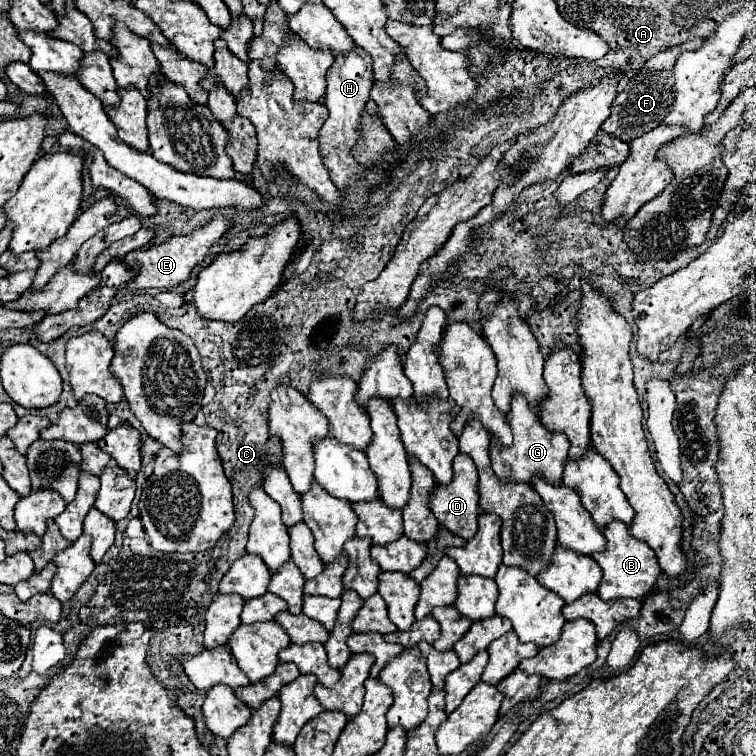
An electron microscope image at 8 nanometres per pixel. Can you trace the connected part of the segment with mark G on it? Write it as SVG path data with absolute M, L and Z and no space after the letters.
M514 392L510 406L512 406L510 426L512 426L512 436L514 436L512 446L498 448L498 438L490 436L490 456L492 456L492 468L494 468L496 476L506 482L522 480L522 482L530 484L530 480L536 474L542 474L550 484L560 484L564 462L568 458L568 448L570 448L566 434L546 430L538 418L536 410L526 402L526 398L522 394Z

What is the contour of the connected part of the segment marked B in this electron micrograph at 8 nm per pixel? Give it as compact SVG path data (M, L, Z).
M610 522L604 528L604 536L606 536L606 550L604 552L596 552L592 554L592 558L598 562L598 566L602 568L602 580L598 586L598 596L602 600L614 600L614 598L644 598L656 584L656 578L660 576L660 566L656 560L654 550L646 544L636 540L630 532L628 526L624 522Z

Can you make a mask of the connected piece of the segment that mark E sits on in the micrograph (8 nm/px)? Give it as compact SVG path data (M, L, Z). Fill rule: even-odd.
M216 214L208 224L196 228L194 232L190 232L186 236L172 236L168 242L130 252L124 260L126 260L126 264L138 262L140 264L140 272L138 272L138 276L130 284L126 284L126 288L128 290L146 290L146 288L166 288L166 290L172 290L172 288L176 288L178 284L182 284L182 282L186 282L190 278L192 268L198 266L204 260L204 256L208 254L210 246L216 240L220 240L220 236L230 226L232 226L232 222L228 218L224 218L222 214Z

